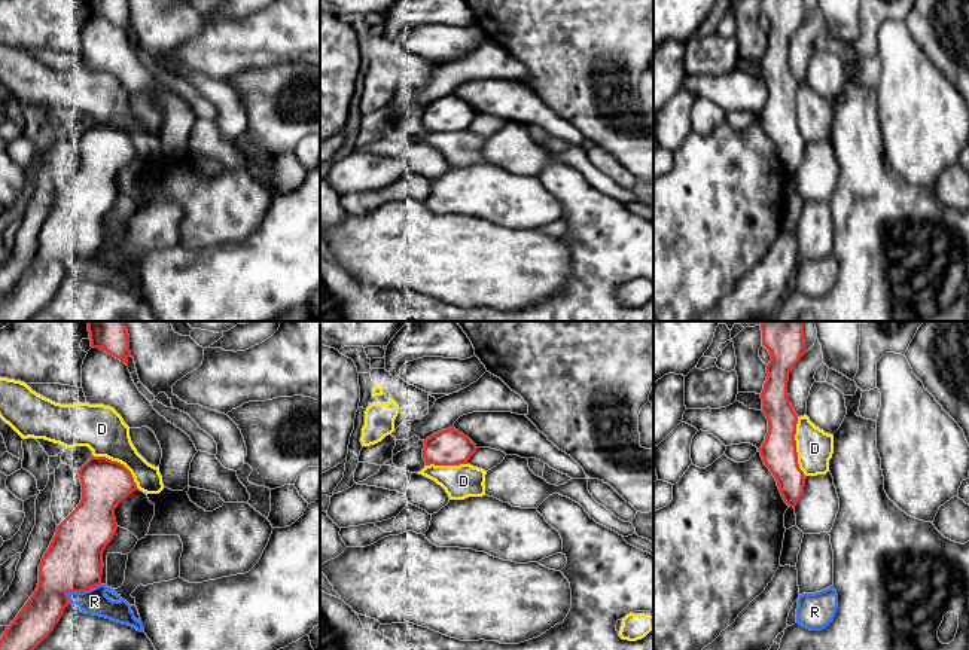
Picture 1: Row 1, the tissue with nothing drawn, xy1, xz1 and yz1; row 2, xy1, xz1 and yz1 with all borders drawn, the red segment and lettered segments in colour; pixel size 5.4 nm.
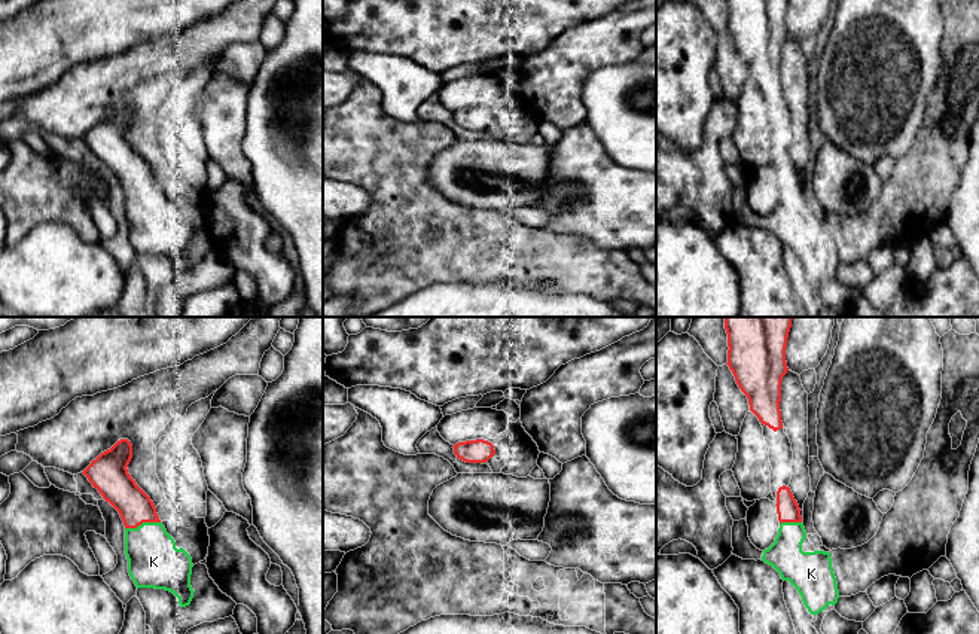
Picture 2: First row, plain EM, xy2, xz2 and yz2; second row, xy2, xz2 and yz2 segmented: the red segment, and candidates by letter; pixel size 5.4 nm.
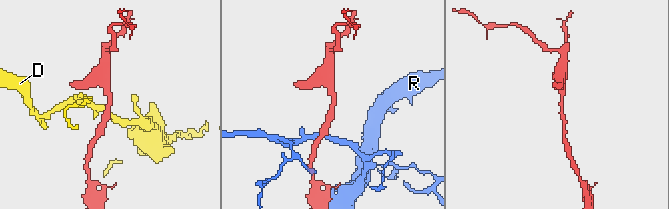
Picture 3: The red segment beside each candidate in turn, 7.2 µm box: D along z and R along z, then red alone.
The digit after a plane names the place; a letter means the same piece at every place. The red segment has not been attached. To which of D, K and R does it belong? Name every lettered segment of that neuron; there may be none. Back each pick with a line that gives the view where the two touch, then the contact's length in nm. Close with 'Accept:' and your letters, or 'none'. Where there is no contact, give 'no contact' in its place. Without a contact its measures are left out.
K: meets red in xy2; contact 200 nm long
Accept: K

